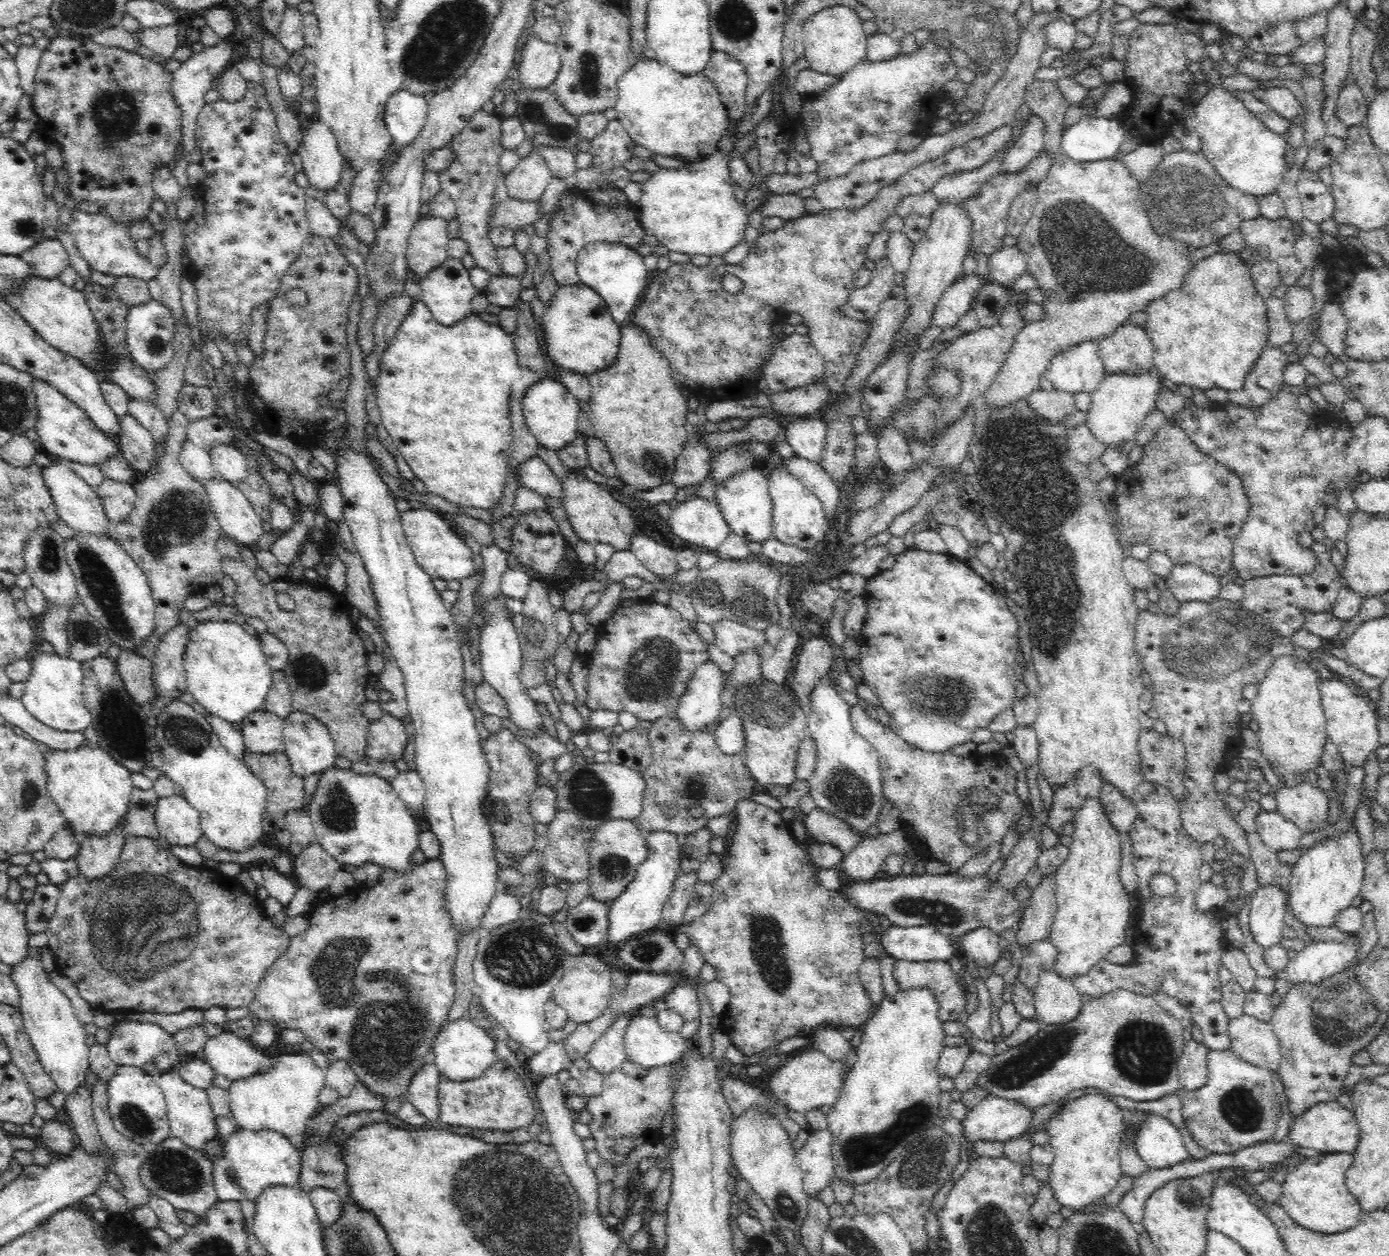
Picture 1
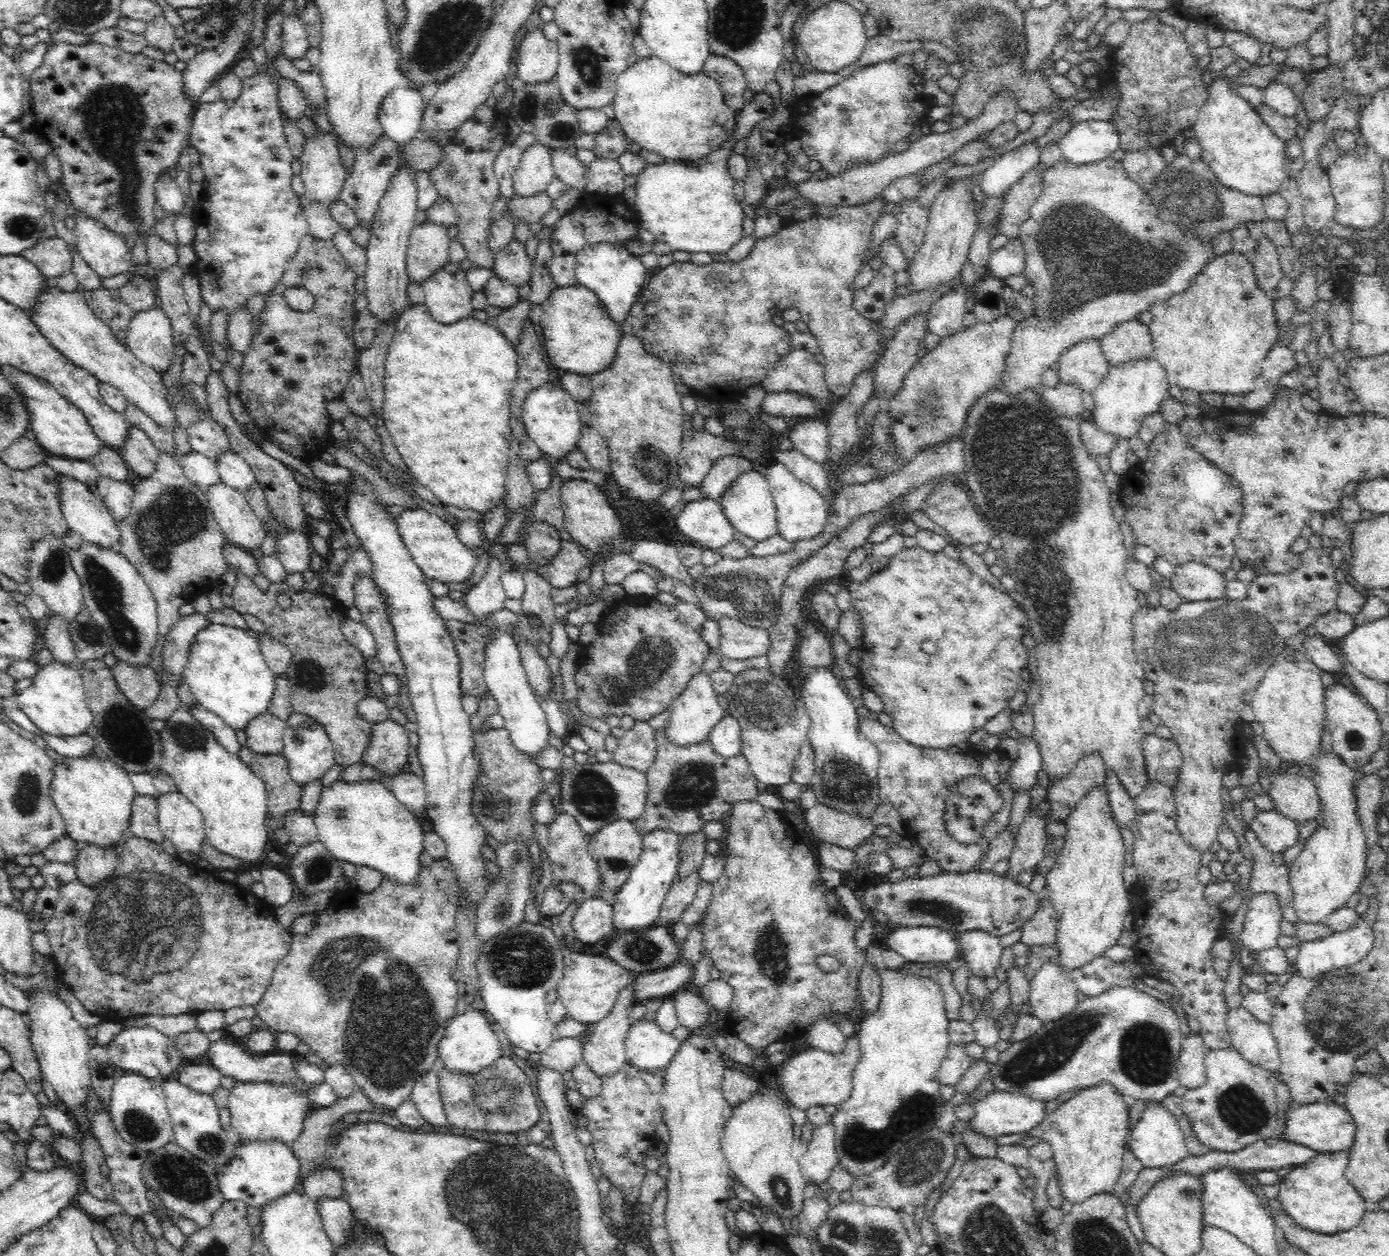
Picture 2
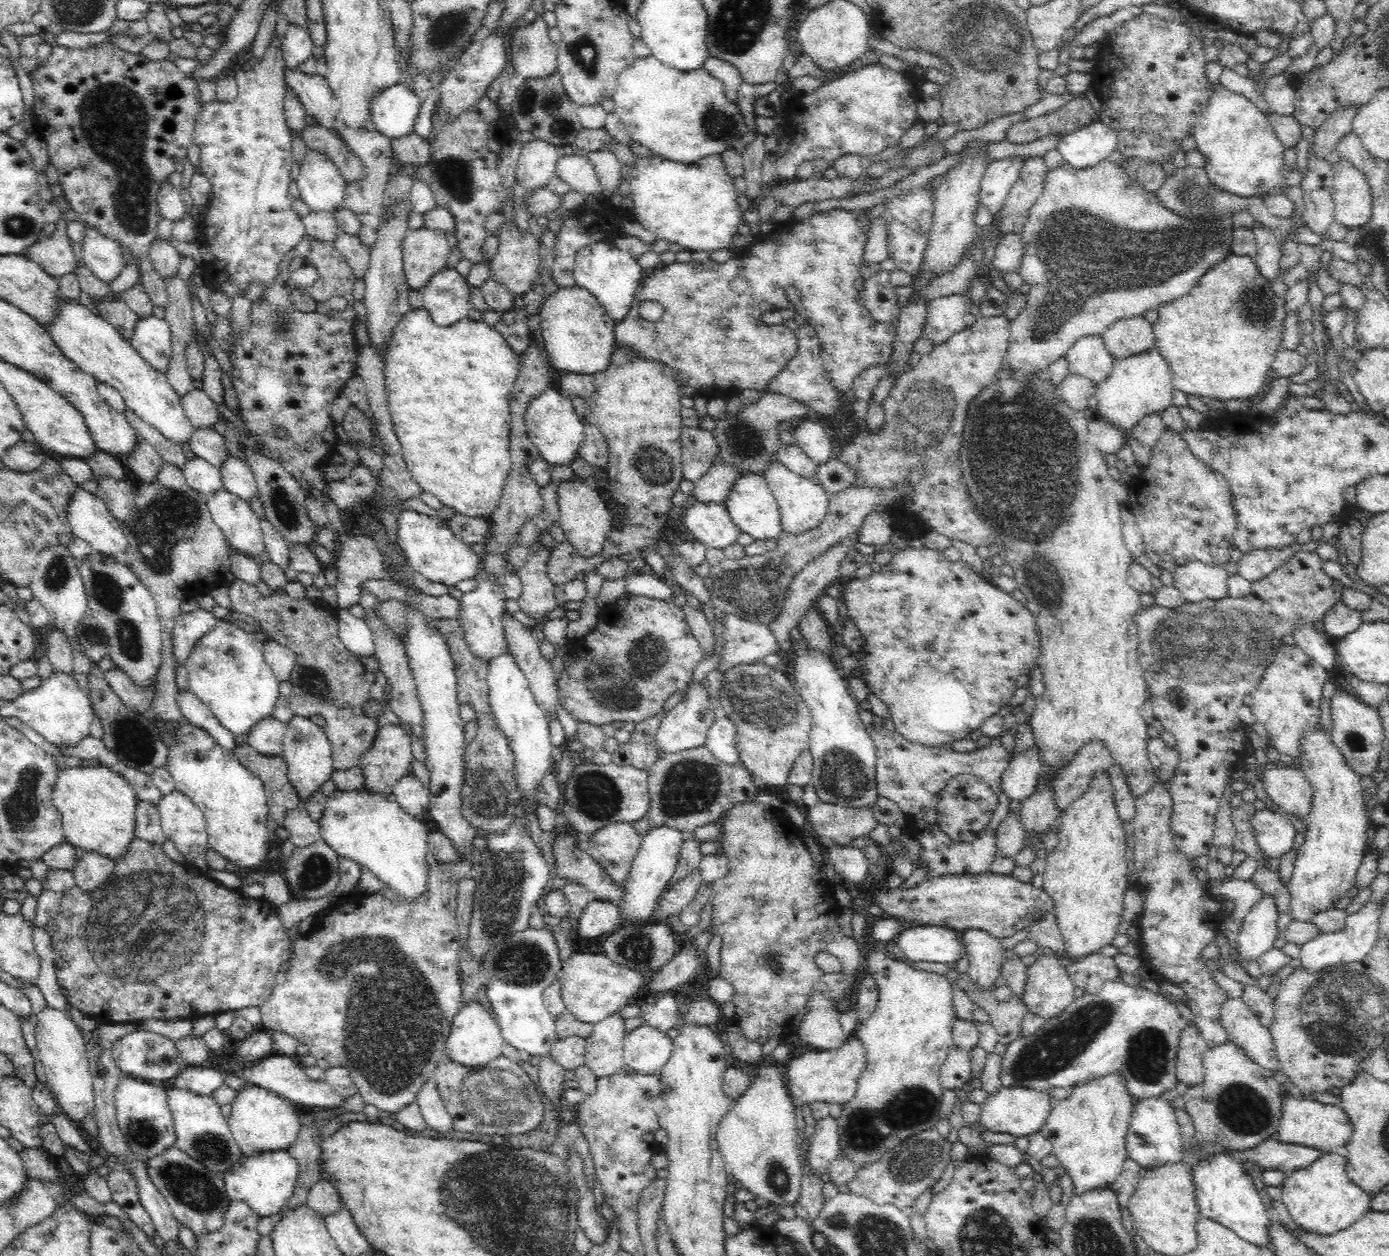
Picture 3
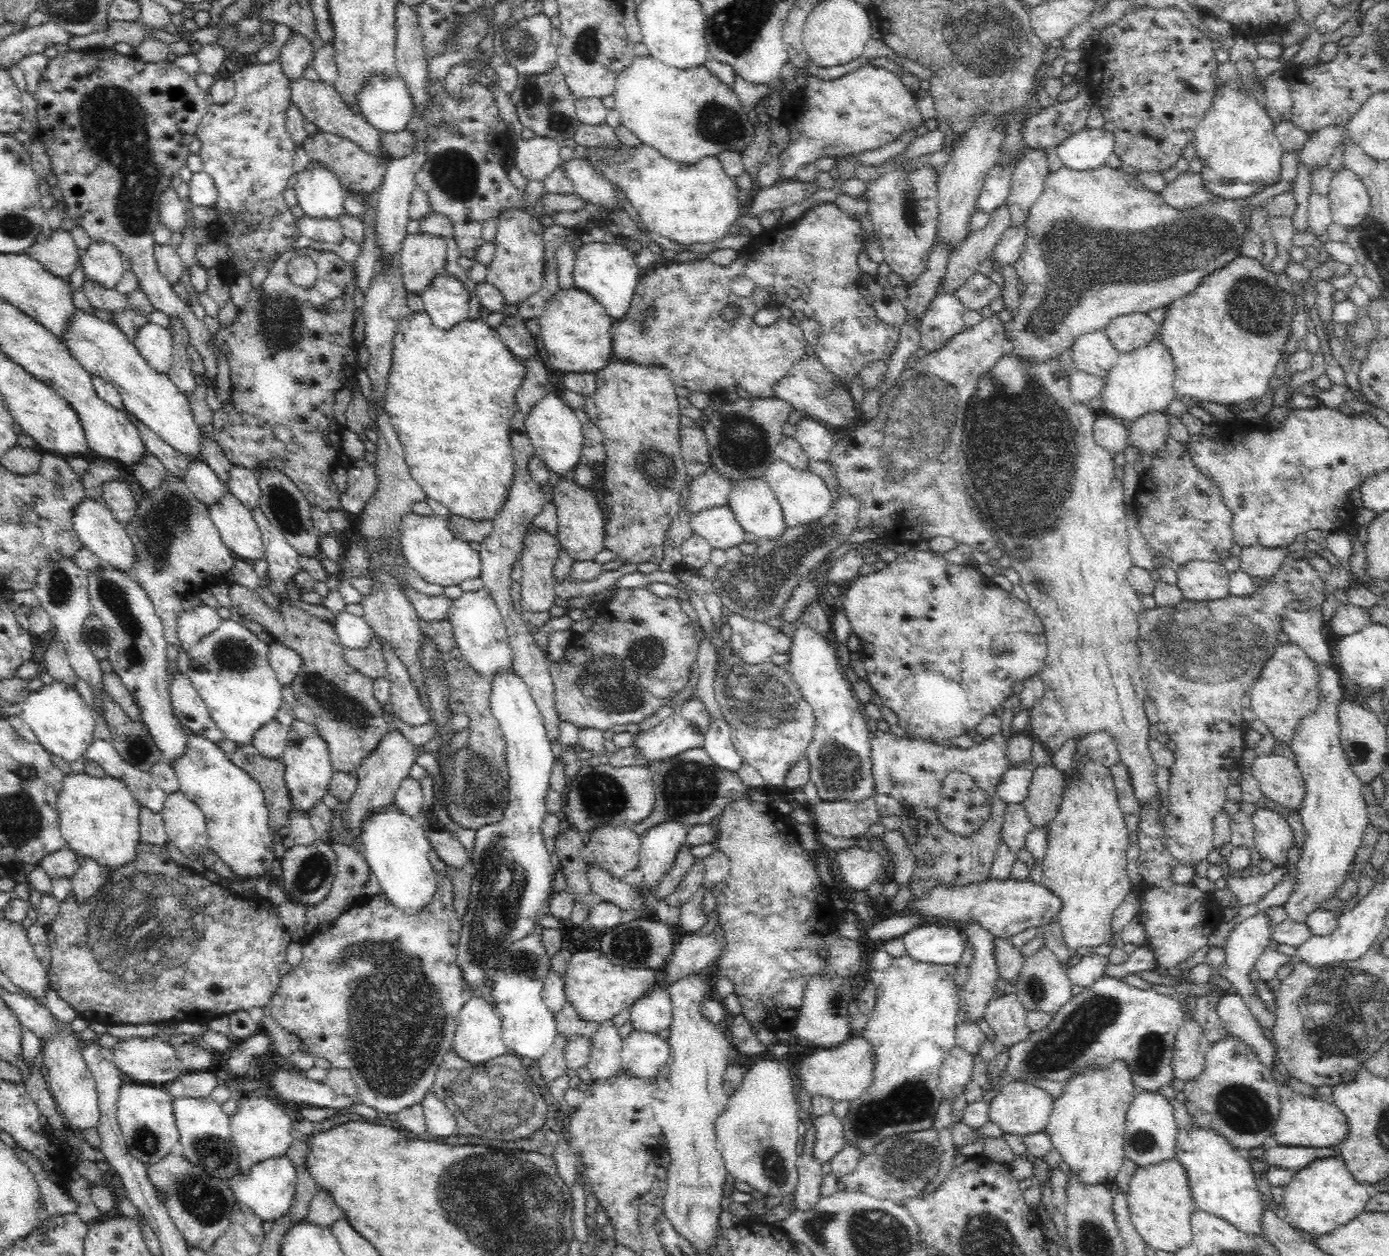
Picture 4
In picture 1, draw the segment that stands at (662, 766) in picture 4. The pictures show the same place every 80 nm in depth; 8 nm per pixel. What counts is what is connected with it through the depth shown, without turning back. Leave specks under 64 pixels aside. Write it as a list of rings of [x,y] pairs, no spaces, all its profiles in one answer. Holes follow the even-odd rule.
[[[673,715],[657,718],[651,722],[647,730],[648,739],[652,745],[652,762],[644,772],[640,772],[646,781],[646,788],[644,788],[642,812],[633,820],[640,831],[666,831],[676,835],[693,833],[704,828],[709,820],[732,813],[740,800],[750,800],[758,793],[752,789],[757,785],[756,779],[748,770],[743,753],[726,756],[718,748],[710,730],[692,734],[692,736],[681,734]]]

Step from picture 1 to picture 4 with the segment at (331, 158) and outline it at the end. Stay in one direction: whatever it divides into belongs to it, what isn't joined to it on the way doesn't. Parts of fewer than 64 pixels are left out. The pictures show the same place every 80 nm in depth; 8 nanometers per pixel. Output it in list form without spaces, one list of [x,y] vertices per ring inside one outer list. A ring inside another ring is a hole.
[[[310,163],[308,168],[297,176],[293,189],[297,204],[306,218],[338,220],[345,212],[345,189],[332,172],[316,163]]]

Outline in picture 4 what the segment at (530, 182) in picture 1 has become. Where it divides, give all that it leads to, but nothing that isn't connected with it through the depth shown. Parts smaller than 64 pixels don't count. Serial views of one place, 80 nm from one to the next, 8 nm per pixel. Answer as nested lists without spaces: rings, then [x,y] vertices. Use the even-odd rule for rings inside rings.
[[[536,135],[528,140],[523,139],[516,146],[515,165],[529,181],[543,181],[558,165],[564,164],[559,155],[560,148],[558,141],[548,136]]]

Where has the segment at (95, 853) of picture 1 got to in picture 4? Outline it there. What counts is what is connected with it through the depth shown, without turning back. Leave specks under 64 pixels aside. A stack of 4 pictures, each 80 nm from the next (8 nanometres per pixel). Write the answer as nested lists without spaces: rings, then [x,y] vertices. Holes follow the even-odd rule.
[[[89,859],[80,862],[72,876],[72,896],[76,905],[83,906],[104,887],[110,872]]]

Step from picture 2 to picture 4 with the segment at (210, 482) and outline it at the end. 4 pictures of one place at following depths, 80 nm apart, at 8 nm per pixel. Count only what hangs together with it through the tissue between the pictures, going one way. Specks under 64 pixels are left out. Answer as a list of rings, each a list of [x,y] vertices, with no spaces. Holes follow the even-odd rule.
[[[191,463],[183,482],[193,497],[208,509],[218,504],[225,494],[220,479],[206,463]]]

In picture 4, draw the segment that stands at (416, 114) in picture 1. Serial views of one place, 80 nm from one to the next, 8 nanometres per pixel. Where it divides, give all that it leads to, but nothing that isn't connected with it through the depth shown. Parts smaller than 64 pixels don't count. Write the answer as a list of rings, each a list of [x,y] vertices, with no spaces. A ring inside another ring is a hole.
[[[374,73],[361,82],[360,88],[353,95],[359,113],[381,133],[404,130],[412,118],[412,97],[407,91],[404,79],[399,75],[389,77],[384,73]]]

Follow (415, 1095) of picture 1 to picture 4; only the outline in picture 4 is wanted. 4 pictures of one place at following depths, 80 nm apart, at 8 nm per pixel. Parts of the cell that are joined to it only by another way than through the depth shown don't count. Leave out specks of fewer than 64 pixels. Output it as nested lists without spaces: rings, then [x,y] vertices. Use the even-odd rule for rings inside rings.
[[[432,1091],[424,1096],[420,1104],[424,1109],[428,1134],[440,1139],[459,1134],[458,1124],[450,1113],[450,1109],[441,1100],[438,1100]]]

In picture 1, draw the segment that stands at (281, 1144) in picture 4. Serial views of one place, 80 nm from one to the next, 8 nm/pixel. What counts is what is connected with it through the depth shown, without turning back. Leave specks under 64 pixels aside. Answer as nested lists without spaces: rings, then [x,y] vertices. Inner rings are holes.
[[[273,1047],[264,1051],[268,1056],[274,1057],[270,1072],[233,1081],[229,1086],[230,1118],[237,1130],[272,1130],[295,1141],[305,1132],[309,1119],[322,1107],[317,1096],[325,1085],[325,1069],[318,1067],[302,1049],[298,1053],[277,1051]]]

